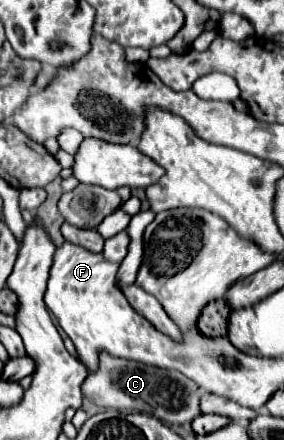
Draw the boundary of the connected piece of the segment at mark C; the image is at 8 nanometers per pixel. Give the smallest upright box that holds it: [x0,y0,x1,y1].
[81,352,201,424]

